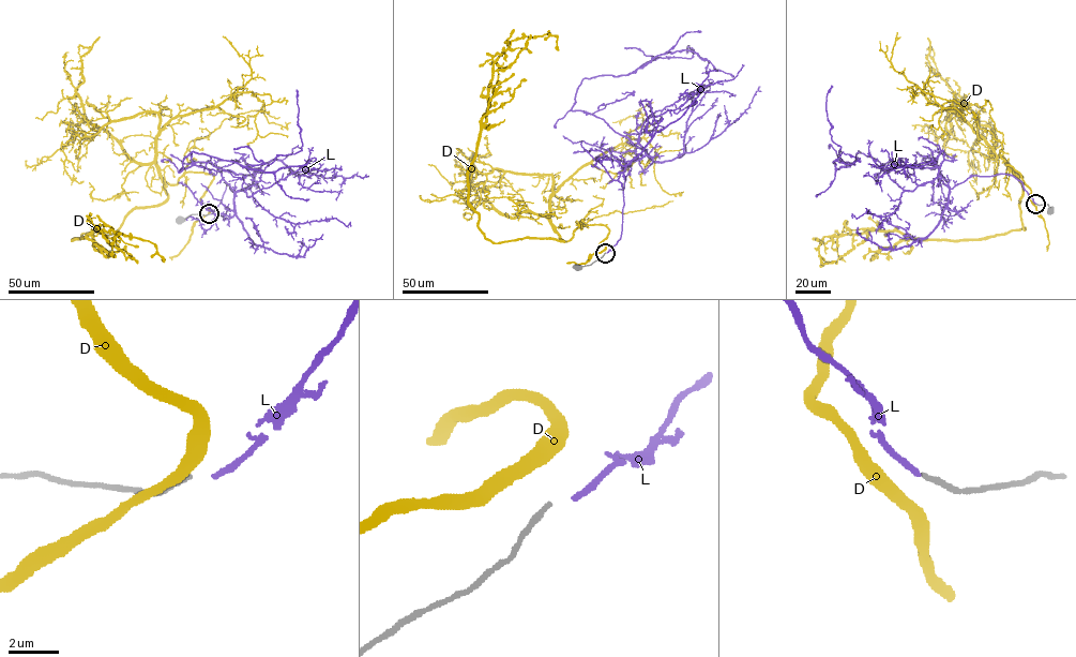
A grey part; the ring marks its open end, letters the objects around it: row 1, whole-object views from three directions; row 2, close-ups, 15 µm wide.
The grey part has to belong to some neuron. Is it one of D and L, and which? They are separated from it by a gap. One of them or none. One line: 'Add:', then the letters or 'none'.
Add: none

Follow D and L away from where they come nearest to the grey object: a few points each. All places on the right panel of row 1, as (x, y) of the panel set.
D: (1034, 204), (1006, 164), (1023, 177), (1015, 173), (1024, 230), (952, 240), (826, 236), (821, 263), (835, 260)
L: (1035, 204), (1011, 175), (952, 189), (939, 168), (887, 170), (859, 151), (839, 160), (831, 86)

